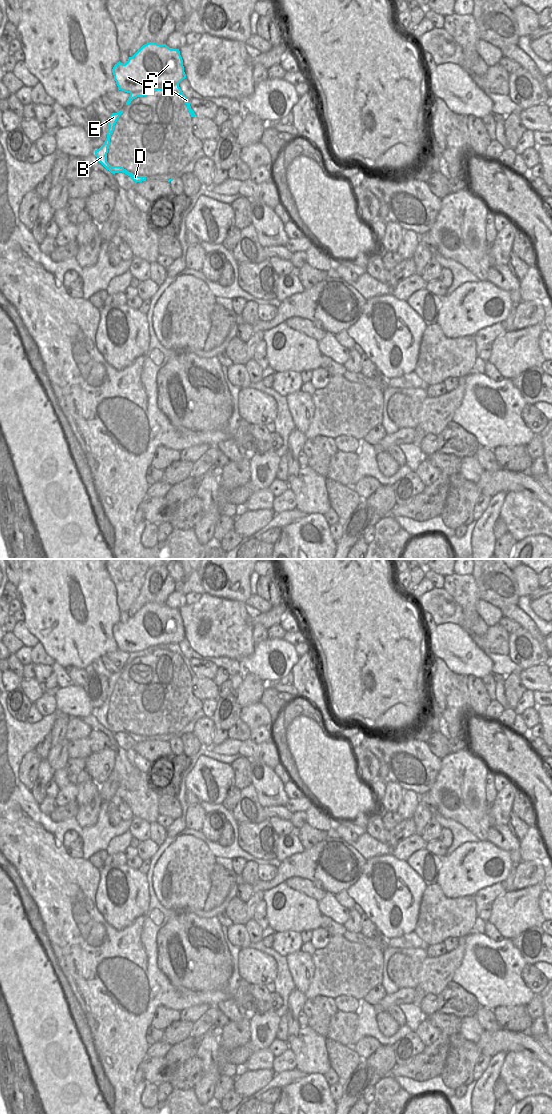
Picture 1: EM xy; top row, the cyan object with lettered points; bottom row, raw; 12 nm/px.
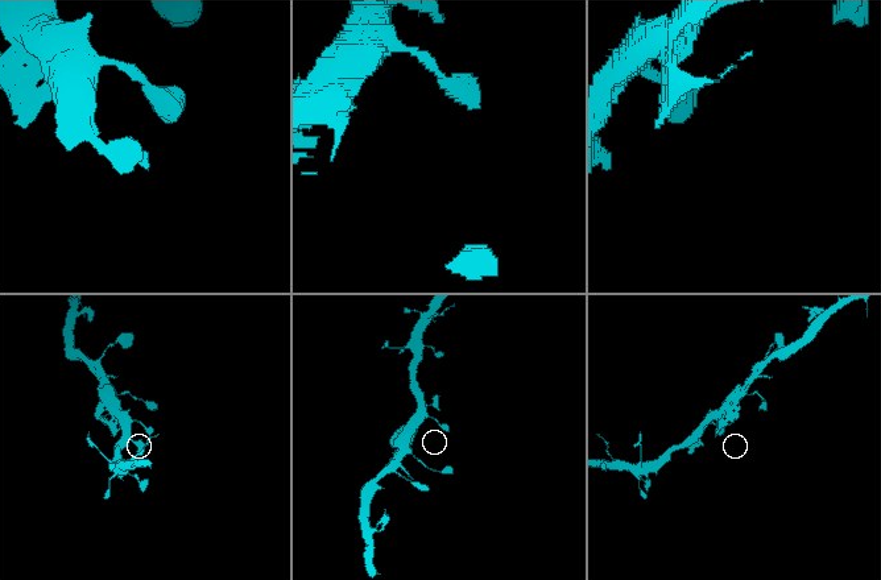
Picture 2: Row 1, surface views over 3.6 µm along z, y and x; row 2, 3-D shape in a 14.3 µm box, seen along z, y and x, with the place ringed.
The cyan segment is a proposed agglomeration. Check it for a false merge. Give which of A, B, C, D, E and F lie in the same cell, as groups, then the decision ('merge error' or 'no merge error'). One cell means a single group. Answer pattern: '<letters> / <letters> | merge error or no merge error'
A C F / B D E | merge error

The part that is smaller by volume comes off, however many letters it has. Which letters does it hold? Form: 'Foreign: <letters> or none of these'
Foreign: B, D, E

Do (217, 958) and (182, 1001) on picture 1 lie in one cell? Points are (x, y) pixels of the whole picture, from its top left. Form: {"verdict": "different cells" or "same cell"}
{"verdict": "different cells"}

